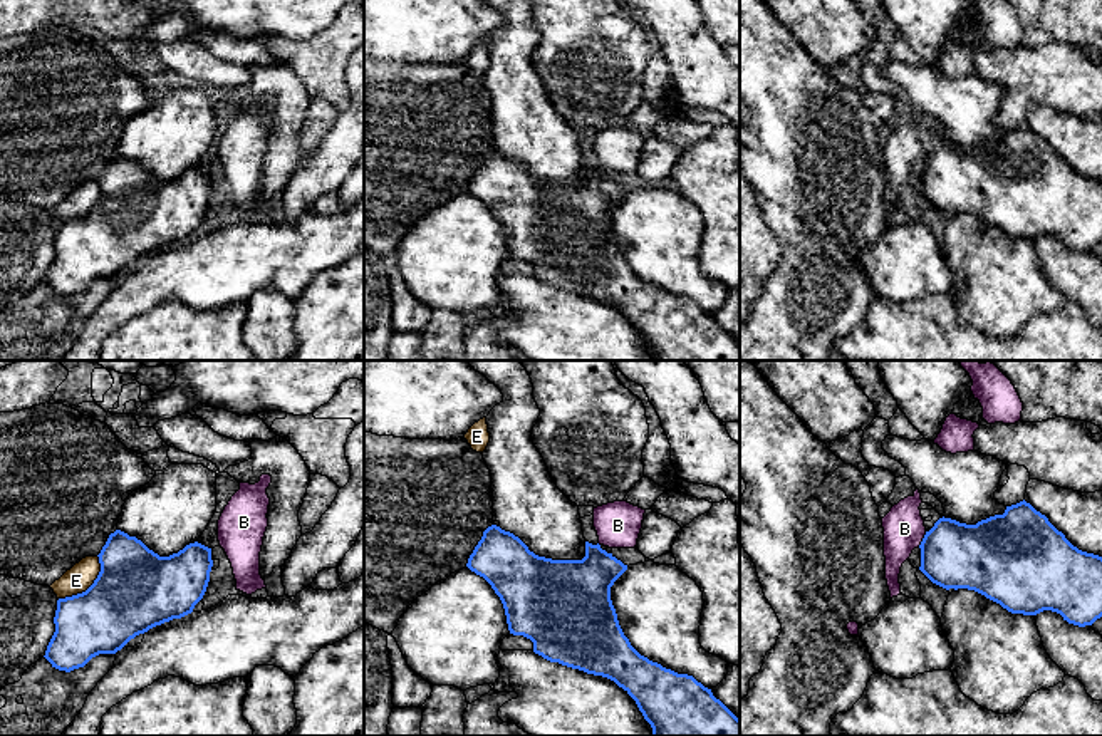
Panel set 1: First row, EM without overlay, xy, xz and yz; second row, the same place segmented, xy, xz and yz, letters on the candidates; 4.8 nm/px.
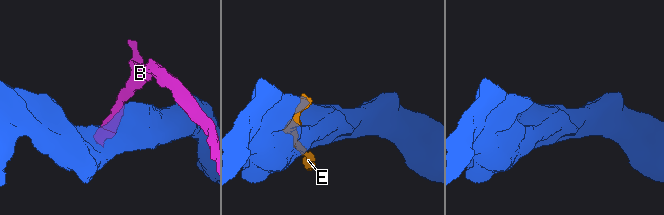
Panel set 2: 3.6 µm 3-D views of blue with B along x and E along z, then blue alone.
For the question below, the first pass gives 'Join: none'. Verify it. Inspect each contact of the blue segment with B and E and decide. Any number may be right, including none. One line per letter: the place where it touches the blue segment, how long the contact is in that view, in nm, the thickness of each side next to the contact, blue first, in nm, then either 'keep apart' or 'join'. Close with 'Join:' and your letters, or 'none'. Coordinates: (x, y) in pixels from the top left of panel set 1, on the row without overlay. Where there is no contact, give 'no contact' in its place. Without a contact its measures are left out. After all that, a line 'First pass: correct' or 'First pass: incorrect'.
B: yz (923, 163) | 80 nm | 320/190 nm | keep apart
E: xy (91, 210) | 280 nm | 400/130 nm | keep apart
Join: none
First pass: correct

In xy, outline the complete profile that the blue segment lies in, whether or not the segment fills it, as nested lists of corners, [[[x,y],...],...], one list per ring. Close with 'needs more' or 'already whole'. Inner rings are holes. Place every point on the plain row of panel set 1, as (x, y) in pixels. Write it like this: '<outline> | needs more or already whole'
[[[121,154],[109,159],[97,181],[101,196],[94,208],[82,218],[57,225],[55,257],[44,282],[59,295],[70,297],[99,278],[116,278],[136,260],[191,238],[206,216],[213,191],[211,173],[198,166],[159,181]]] | already whole

